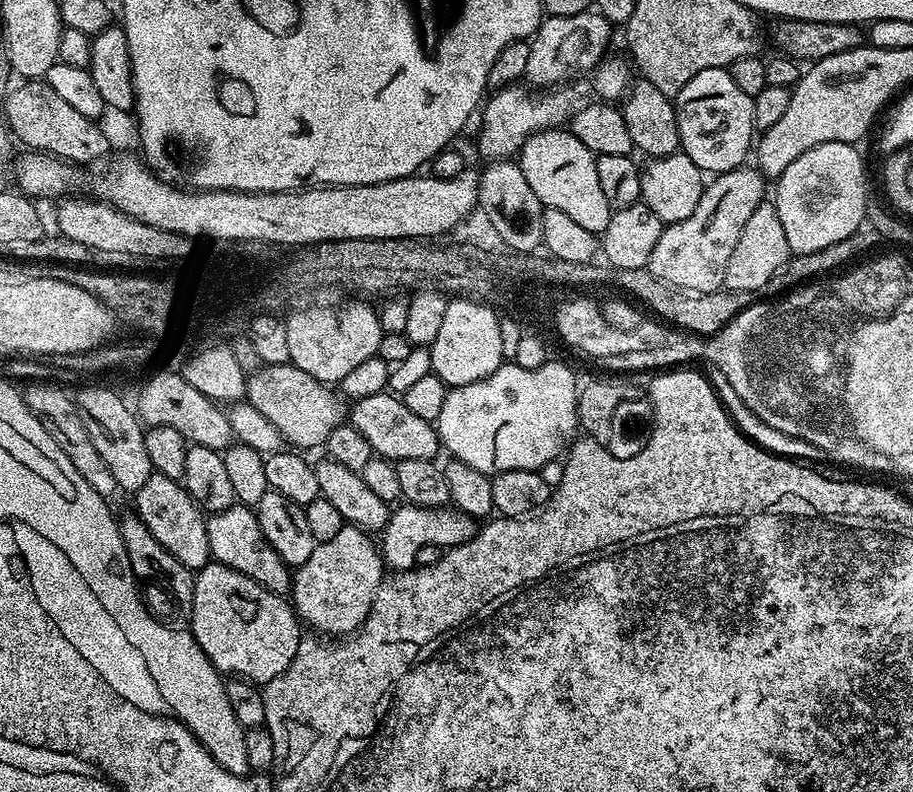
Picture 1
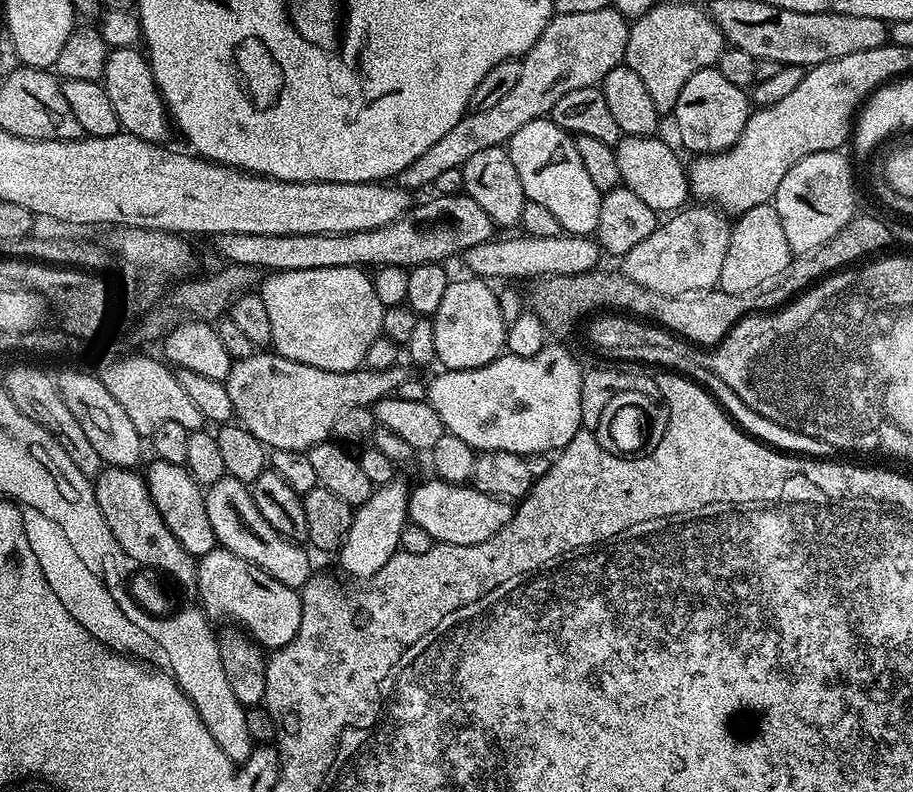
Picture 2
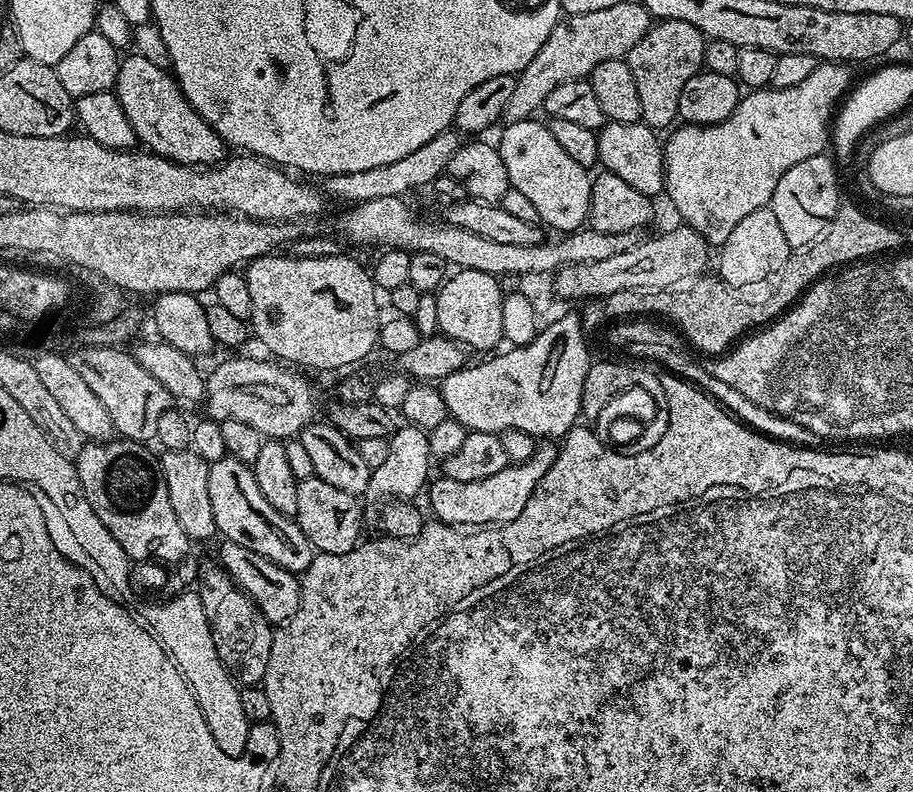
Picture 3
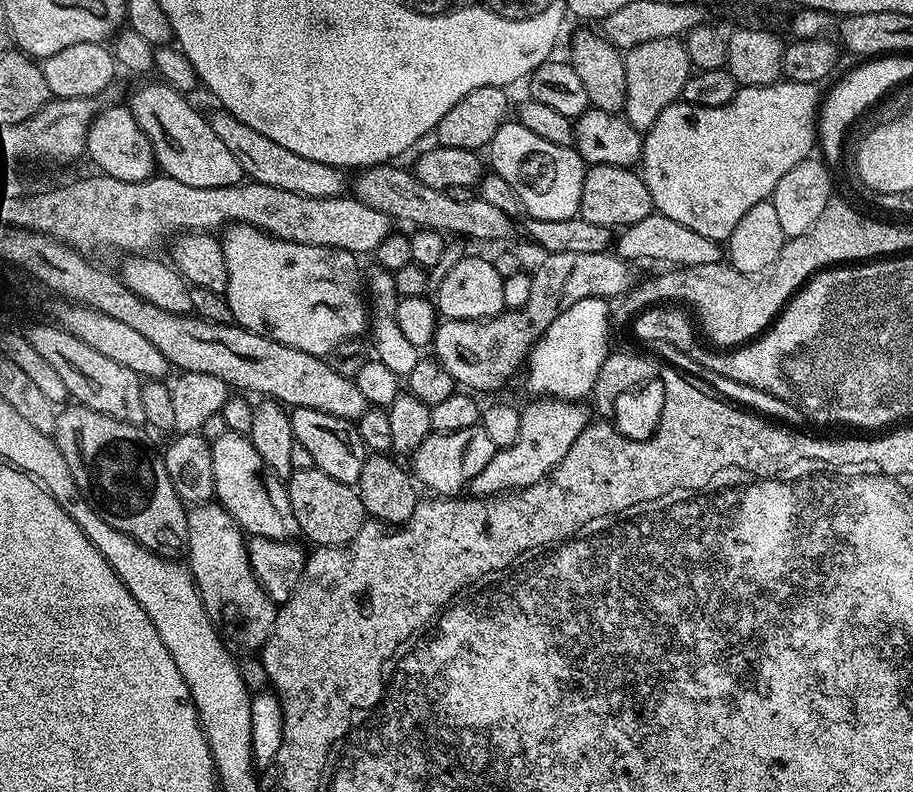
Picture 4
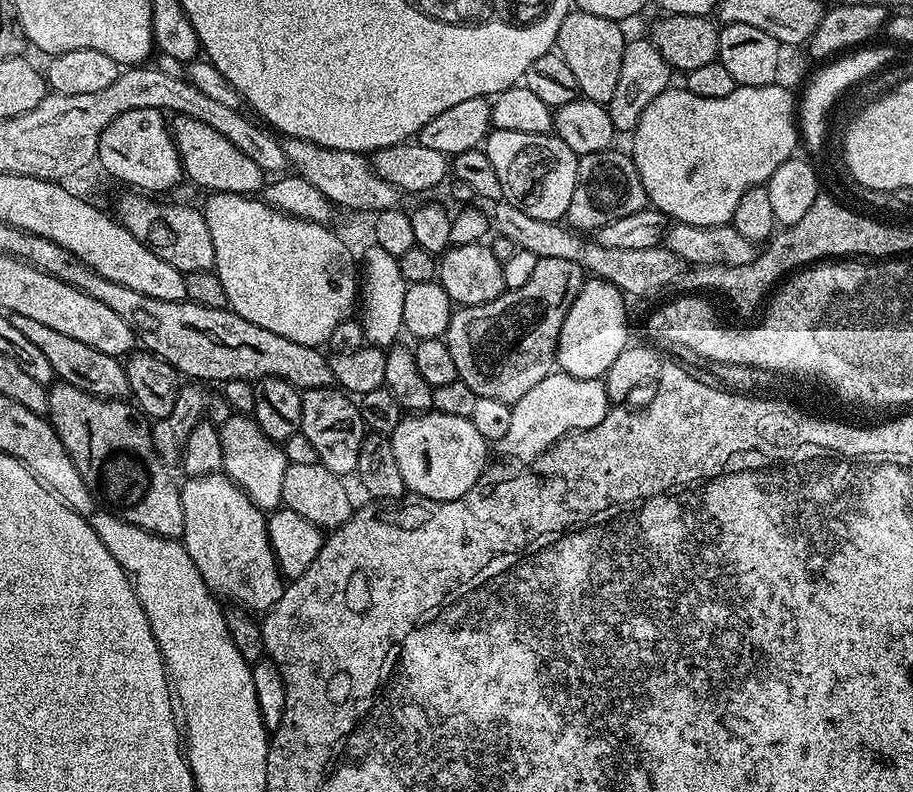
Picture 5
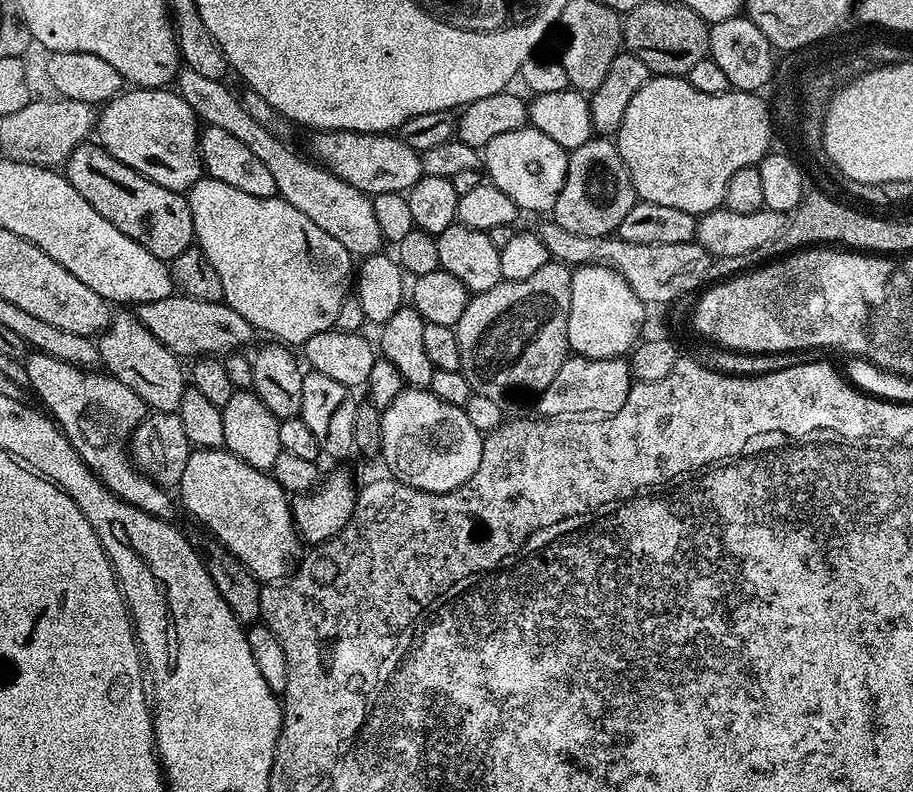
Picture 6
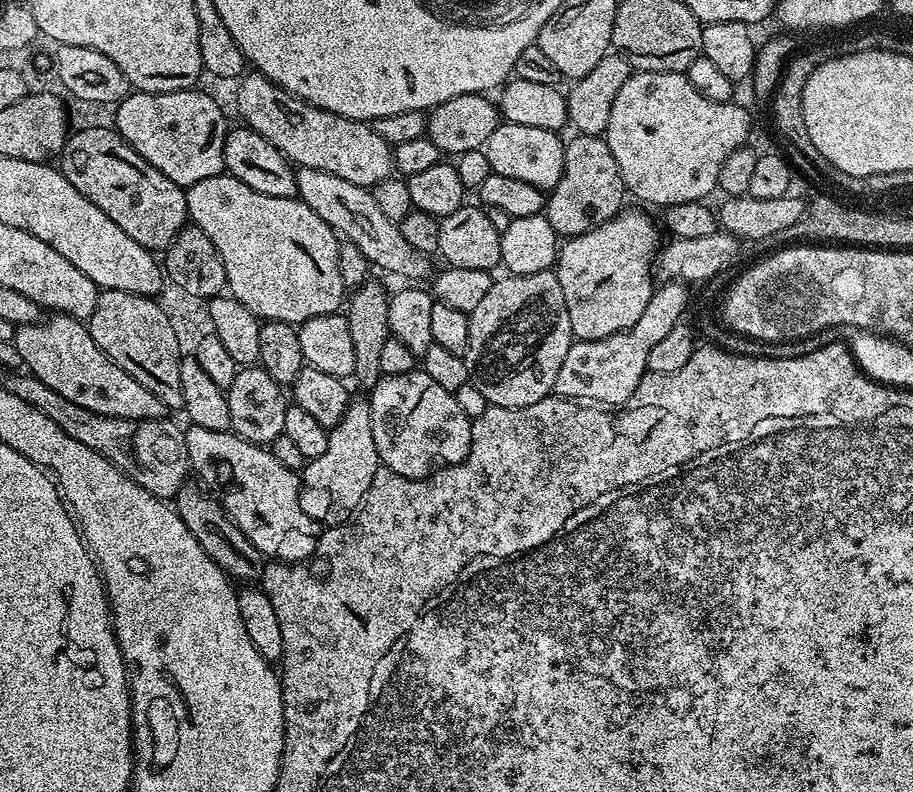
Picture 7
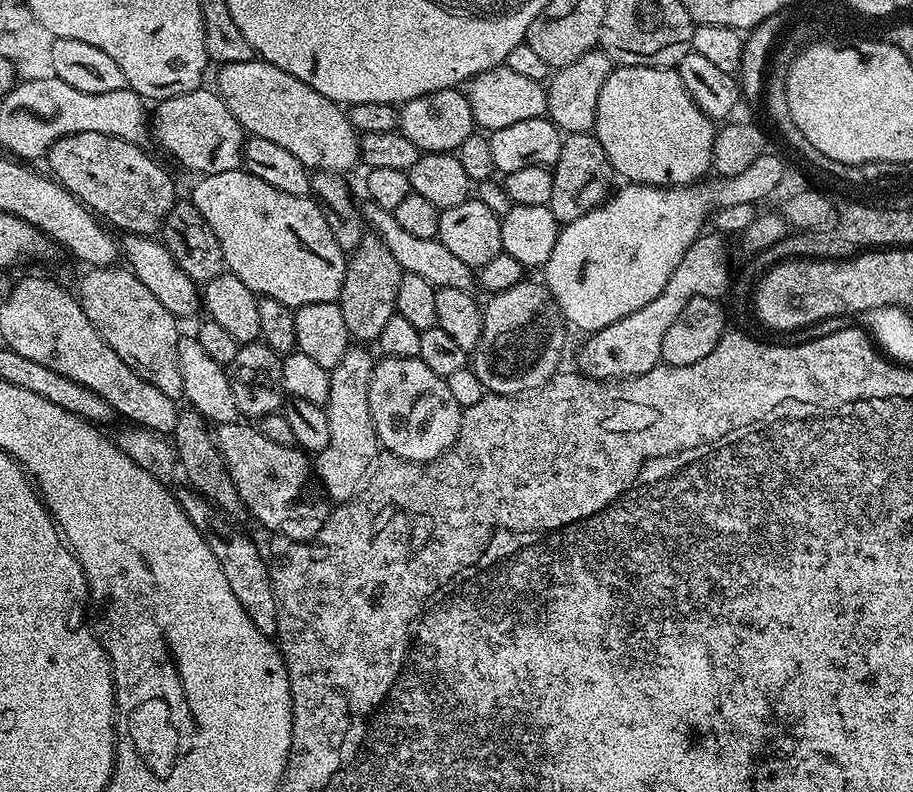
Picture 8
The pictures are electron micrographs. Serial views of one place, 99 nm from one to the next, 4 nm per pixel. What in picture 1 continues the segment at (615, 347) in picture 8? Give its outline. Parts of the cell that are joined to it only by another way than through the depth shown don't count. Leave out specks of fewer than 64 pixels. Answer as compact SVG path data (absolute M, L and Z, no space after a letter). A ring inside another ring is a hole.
M401 503L400 509L393 511L388 517L388 524L382 530L382 555L389 569L404 572L408 568L417 567L416 555L422 546L427 544L455 546L465 544L478 531L478 524L473 517L452 506L442 508L419 508L416 504Z

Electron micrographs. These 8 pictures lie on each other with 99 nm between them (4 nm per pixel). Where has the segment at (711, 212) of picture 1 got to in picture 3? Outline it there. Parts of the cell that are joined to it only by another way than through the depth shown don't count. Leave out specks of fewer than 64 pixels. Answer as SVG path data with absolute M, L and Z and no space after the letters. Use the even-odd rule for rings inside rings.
M687 226L672 228L661 236L641 239L626 254L614 254L614 258L602 258L602 262L578 262L567 264L554 273L556 292L564 300L588 302L593 298L618 294L618 290L635 288L665 288L682 282L682 278L699 276L708 264L710 245L702 234Z

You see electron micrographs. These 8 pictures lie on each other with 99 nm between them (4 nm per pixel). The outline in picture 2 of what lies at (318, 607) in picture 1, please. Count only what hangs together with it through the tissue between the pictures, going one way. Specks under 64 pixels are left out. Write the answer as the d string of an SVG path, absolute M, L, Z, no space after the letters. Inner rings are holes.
M403 479L391 480L389 484L381 484L373 491L366 503L359 505L352 513L350 530L340 544L340 568L348 576L357 576L360 582L371 580L386 562L390 562L392 555L400 547L400 535L409 523L408 494L409 485L404 485Z

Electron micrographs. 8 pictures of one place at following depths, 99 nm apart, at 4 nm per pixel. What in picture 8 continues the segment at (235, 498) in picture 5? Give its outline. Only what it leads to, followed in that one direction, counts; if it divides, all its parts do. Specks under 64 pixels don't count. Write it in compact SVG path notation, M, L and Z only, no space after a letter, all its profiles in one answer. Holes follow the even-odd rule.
M248 422L218 424L214 428L216 448L232 484L240 495L240 503L252 511L252 516L260 524L272 530L280 530L283 524L300 524L308 516L308 508L300 504L300 491L308 476L310 480L310 460L301 449L291 444L270 442L259 427L252 428Z

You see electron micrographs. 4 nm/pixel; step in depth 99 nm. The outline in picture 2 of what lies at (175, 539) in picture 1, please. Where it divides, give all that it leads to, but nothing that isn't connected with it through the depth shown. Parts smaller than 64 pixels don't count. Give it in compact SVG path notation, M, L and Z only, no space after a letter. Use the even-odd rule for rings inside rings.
M153 459L152 465L146 471L146 479L150 496L158 514L162 514L162 522L182 542L182 546L191 556L197 558L210 554L210 550L217 548L214 526L210 526L210 517L206 514L204 501L205 489L193 476L190 475L183 464Z

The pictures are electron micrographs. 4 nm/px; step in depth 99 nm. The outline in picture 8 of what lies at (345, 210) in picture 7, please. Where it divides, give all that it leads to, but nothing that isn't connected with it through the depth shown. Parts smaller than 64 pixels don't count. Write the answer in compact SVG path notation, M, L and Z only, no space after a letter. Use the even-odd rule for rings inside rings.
M367 201L365 205L360 210L363 221L375 235L379 236L394 258L398 259L399 266L404 272L418 274L435 288L466 289L468 291L474 288L476 284L475 271L460 258L455 257L450 250L447 250L438 238L417 238L398 225L392 212L382 210L372 201Z

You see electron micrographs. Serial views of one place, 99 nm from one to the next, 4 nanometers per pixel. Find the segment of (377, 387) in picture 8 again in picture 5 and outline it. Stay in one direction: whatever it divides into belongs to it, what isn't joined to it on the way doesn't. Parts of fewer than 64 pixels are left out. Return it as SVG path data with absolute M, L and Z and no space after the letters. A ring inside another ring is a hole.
M429 410L405 415L390 439L405 489L409 493L417 492L416 496L425 501L462 498L462 494L466 494L466 490L474 487L484 475L489 463L489 441L478 432L471 418L458 418L458 414Z

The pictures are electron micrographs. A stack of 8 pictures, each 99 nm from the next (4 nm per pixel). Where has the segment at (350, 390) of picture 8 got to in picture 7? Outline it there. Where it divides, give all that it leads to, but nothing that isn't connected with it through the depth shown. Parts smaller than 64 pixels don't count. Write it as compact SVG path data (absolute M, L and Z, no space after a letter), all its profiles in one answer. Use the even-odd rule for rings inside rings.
M349 399L342 418L328 433L326 454L318 454L318 458L307 461L302 469L302 510L324 526L347 521L363 504L366 490L370 490L370 482L374 482L374 474L380 467L380 455L374 446L372 405L367 399Z

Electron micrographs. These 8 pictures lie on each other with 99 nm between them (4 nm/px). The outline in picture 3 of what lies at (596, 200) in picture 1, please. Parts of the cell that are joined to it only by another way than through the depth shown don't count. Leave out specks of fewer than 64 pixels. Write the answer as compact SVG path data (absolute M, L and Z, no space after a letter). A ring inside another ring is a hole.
M529 118L513 124L503 125L504 133L498 139L500 157L506 162L506 174L511 187L522 191L530 198L539 219L549 228L557 228L557 233L567 234L585 227L590 210L590 194L593 177L589 169L582 167L562 145L550 134L547 123Z

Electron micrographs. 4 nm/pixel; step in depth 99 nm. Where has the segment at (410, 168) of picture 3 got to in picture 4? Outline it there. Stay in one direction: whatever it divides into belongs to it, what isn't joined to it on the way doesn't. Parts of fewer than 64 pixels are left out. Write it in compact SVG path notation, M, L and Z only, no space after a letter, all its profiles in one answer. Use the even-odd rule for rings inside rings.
M216 110L216 113L211 113L210 119L214 134L218 134L230 150L234 150L234 158L238 158L249 181L278 186L280 190L290 190L292 194L306 194L308 198L334 198L349 191L350 180L344 177L347 176L345 169L335 168L326 162L314 162L314 158L302 158L302 154L294 154L294 150L278 146L278 142L266 138L266 134L258 134L258 130L252 130L246 122L240 122L229 112Z

